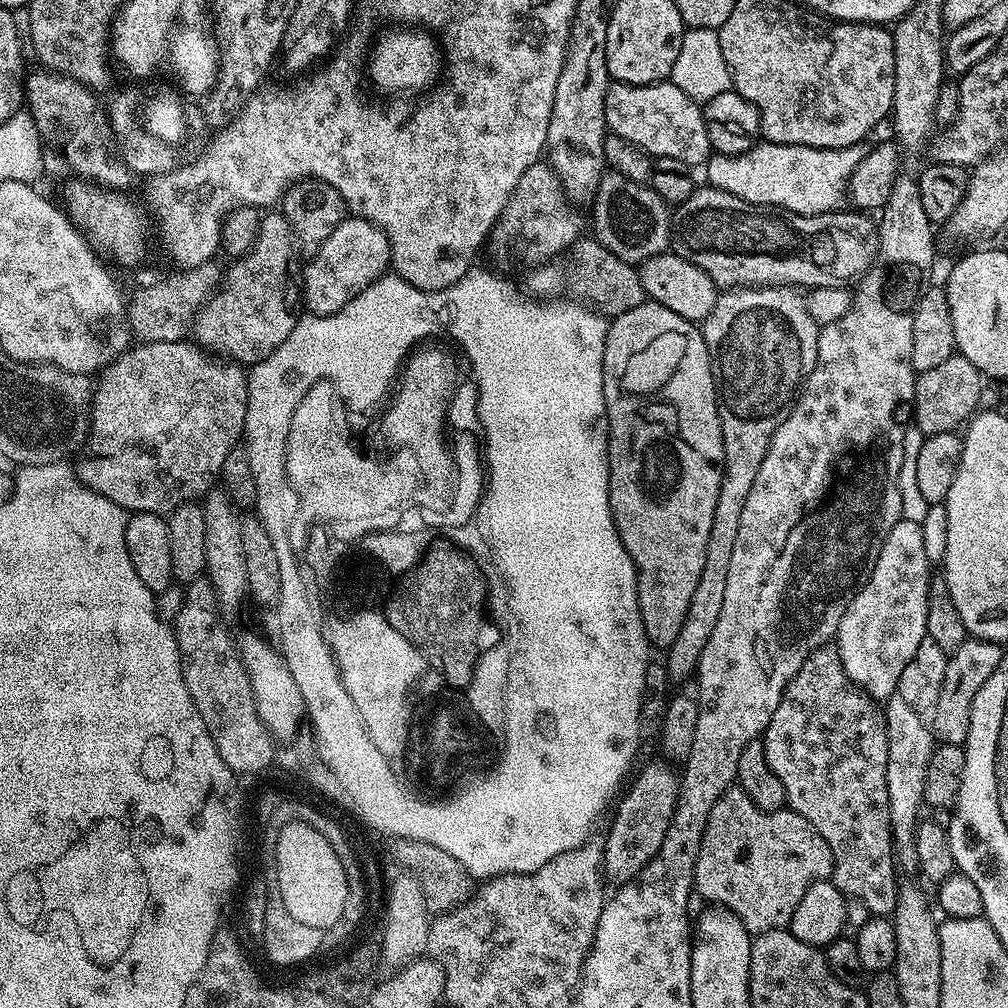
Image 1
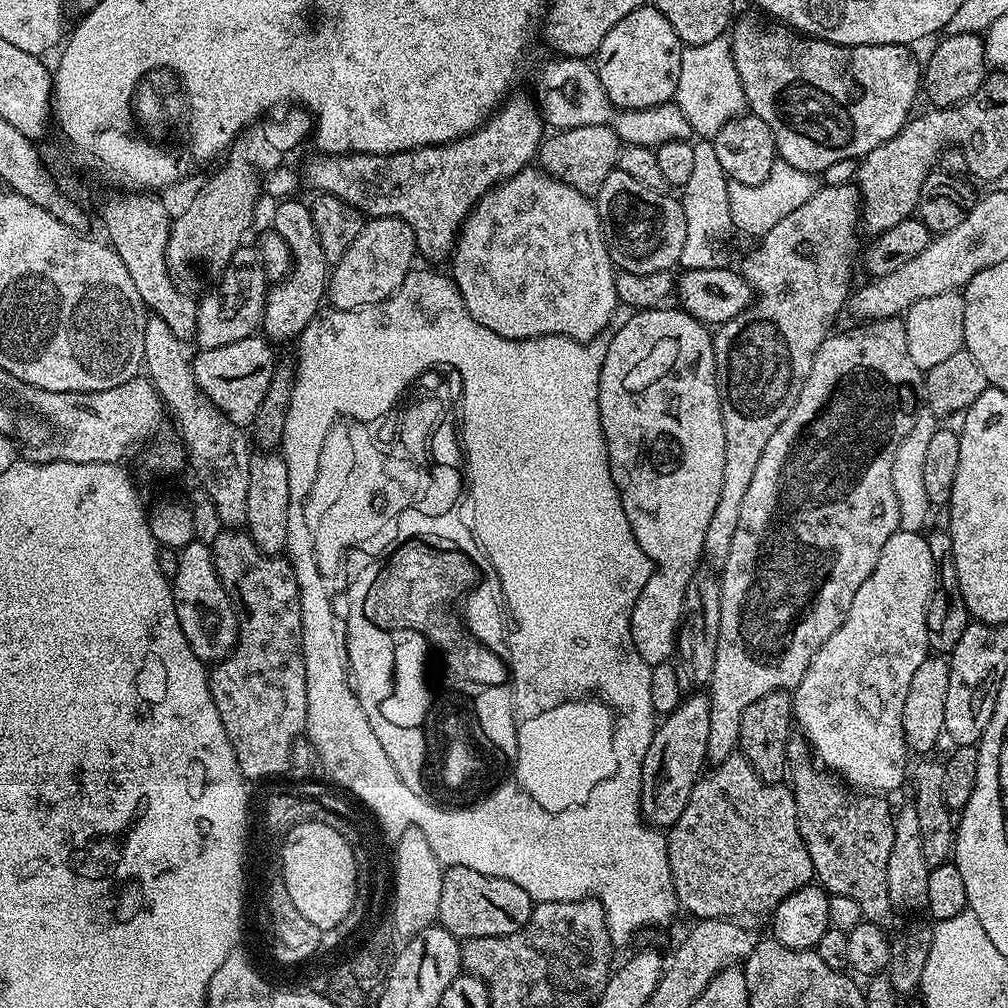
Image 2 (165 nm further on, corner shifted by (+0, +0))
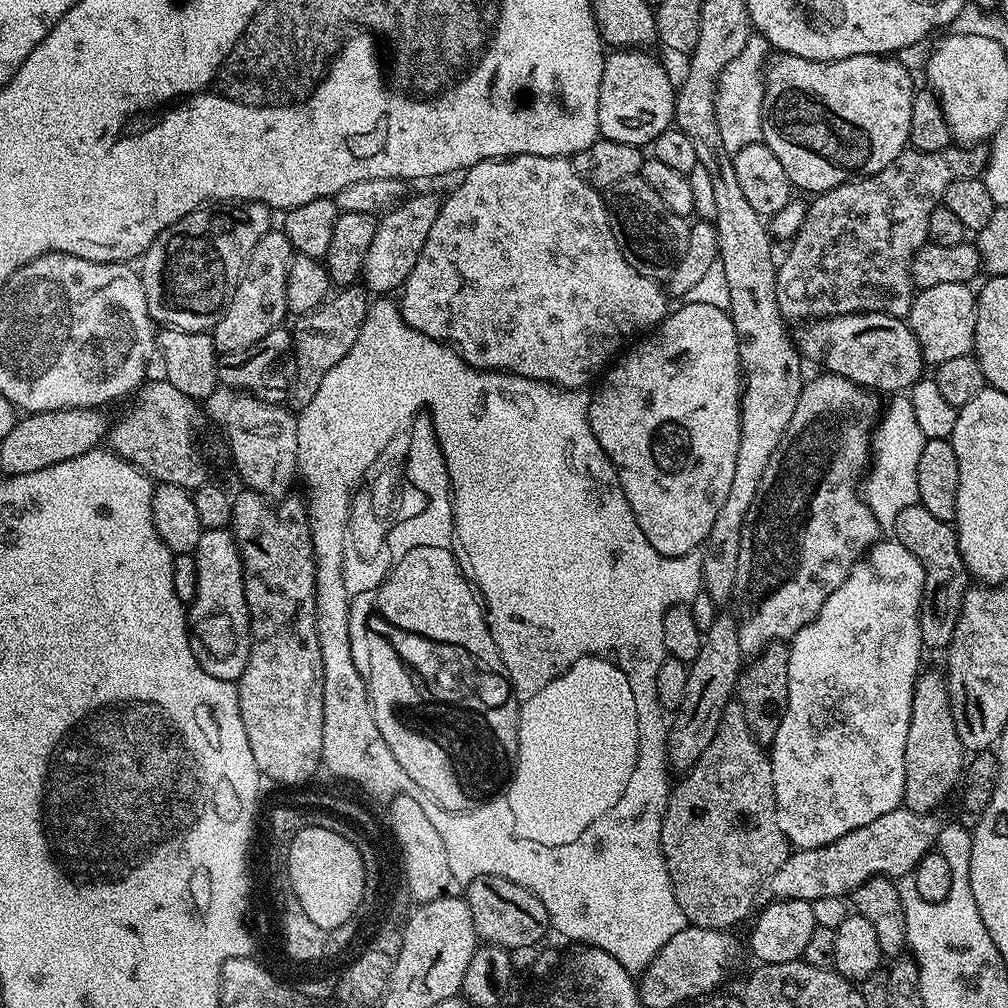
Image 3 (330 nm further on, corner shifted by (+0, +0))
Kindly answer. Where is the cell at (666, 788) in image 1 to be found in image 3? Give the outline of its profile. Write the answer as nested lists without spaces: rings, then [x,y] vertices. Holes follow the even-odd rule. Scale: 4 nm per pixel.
[[[735,615],[720,616],[708,632],[703,633],[697,656],[688,664],[686,678],[686,694],[682,694],[682,702],[675,709],[673,720],[668,728],[668,763],[680,774],[687,773],[689,768],[702,758],[702,750],[710,746],[714,734],[718,730],[718,722],[722,722],[722,710],[734,698],[736,684],[740,681],[742,671],[742,653],[738,646],[738,630]]]

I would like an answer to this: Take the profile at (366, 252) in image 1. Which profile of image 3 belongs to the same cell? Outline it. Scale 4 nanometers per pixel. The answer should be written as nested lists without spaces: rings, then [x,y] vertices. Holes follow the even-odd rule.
[[[424,192],[421,196],[411,196],[377,219],[374,242],[366,252],[362,273],[363,287],[369,293],[392,294],[392,291],[395,293],[403,289],[410,270],[414,270],[414,262],[418,262],[418,254],[422,254],[422,246],[430,235],[430,226],[434,226],[434,218],[438,218],[442,203],[439,195],[436,197],[432,192]]]

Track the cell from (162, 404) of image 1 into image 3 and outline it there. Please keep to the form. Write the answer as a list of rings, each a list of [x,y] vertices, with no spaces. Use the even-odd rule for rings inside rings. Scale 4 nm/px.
[[[281,326],[270,330],[266,338],[258,338],[254,346],[246,346],[246,350],[225,352],[216,361],[216,378],[221,385],[236,388],[237,393],[257,396],[260,400],[269,400],[279,404],[289,399],[292,391],[292,378],[296,374],[296,358],[292,333]]]

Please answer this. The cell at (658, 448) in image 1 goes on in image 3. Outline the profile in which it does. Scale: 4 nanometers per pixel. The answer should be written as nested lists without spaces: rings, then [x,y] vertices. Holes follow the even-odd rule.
[[[687,302],[681,304],[677,312],[676,309],[669,311],[663,322],[657,324],[651,334],[645,335],[643,339],[636,342],[641,342],[641,344],[633,343],[603,373],[604,381],[602,381],[602,376],[599,383],[595,385],[596,393],[591,393],[588,401],[590,430],[594,430],[594,438],[598,438],[598,446],[602,446],[602,450],[616,468],[622,490],[634,510],[634,518],[638,526],[642,526],[642,534],[646,534],[646,542],[650,542],[650,546],[654,546],[654,550],[658,550],[658,554],[663,556],[681,556],[687,552],[695,552],[703,545],[704,540],[710,534],[710,526],[714,526],[714,517],[718,515],[722,502],[726,502],[730,481],[734,478],[734,462],[738,458],[738,442],[740,441],[740,397],[742,395],[740,343],[736,337],[731,315],[718,306]]]

